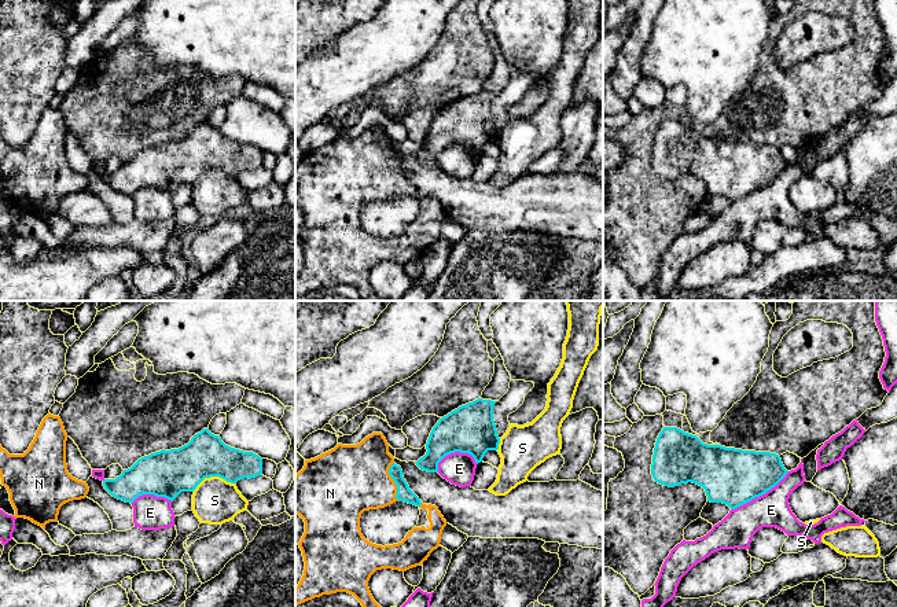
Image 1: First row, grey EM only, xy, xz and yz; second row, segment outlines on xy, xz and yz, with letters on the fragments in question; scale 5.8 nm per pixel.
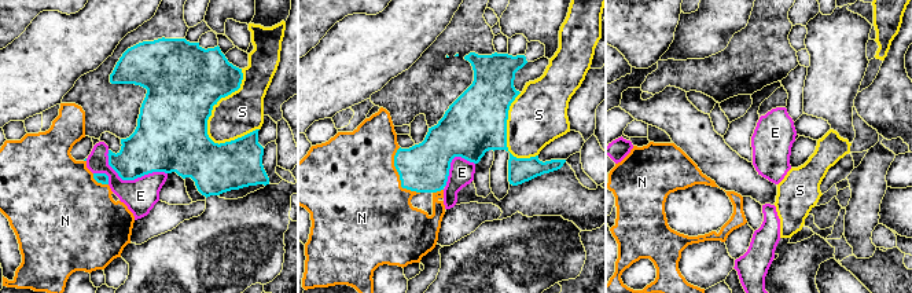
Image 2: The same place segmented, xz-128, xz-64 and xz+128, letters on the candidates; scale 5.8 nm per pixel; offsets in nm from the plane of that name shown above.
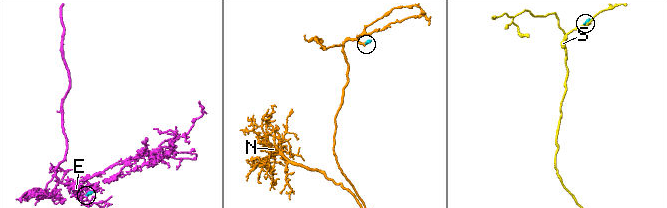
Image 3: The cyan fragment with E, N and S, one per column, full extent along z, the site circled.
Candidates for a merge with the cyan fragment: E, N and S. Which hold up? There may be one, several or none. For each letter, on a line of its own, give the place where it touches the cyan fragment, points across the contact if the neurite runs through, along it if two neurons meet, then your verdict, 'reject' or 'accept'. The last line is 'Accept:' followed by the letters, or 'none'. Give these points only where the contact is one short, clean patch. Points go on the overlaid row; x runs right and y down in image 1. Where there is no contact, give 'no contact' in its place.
E: contact yz (760, 495); reject
N: contact xz (393, 479); accept
S: contact xy (213, 475); reject
Accept: N

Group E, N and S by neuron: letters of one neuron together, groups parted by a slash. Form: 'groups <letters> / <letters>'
groups E / N / S

